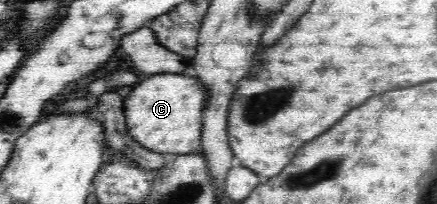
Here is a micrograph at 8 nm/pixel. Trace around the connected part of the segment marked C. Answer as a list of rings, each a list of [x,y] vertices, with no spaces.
[[[192,71],[161,73],[146,76],[125,97],[123,107],[127,115],[127,129],[135,141],[150,151],[163,154],[184,155],[201,149],[203,110],[209,95],[205,85]]]

